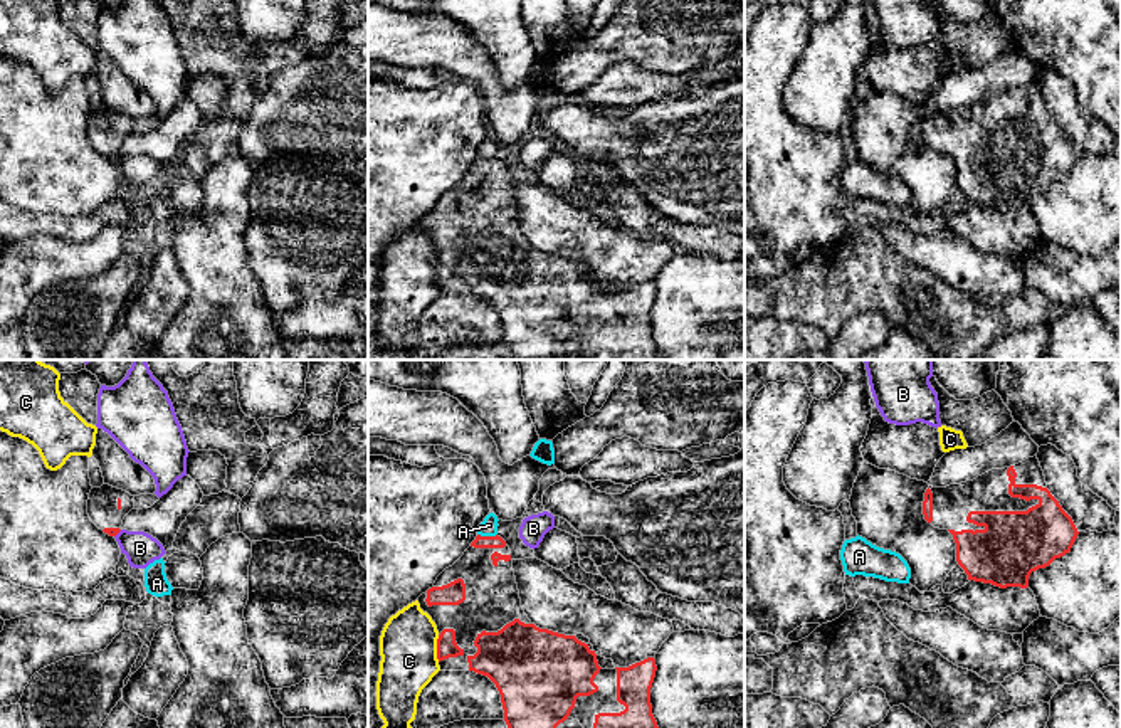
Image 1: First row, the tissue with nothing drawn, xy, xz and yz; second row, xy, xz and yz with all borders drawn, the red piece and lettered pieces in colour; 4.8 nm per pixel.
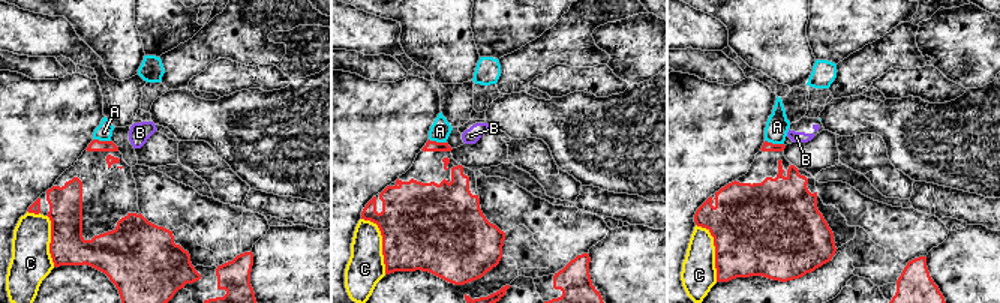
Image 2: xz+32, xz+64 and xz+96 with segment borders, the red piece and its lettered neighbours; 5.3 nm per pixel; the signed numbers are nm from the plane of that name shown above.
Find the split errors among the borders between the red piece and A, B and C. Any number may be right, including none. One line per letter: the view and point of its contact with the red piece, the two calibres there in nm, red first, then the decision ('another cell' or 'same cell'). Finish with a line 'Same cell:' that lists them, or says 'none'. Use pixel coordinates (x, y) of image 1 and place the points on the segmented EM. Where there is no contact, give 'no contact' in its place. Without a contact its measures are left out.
A: xz (488, 537) | 60/80 nm | another cell
B: xy (118, 532) | 50/160 nm | another cell
C: xz (437, 649) | 100/280 nm | another cell
Same cell: none

